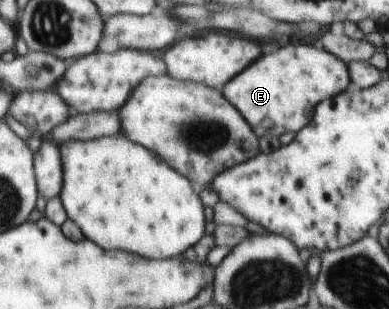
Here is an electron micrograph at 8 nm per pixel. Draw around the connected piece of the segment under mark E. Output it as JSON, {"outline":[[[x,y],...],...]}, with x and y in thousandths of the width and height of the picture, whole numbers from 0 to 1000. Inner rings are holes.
{"outline":[[[735,146],[699,165],[689,159],[686,175],[596,249],[566,294],[668,443],[715,443],[781,411],[802,379],[802,346],[815,346],[823,320],[869,311],[889,275],[895,236],[874,188],[802,146]]]}

